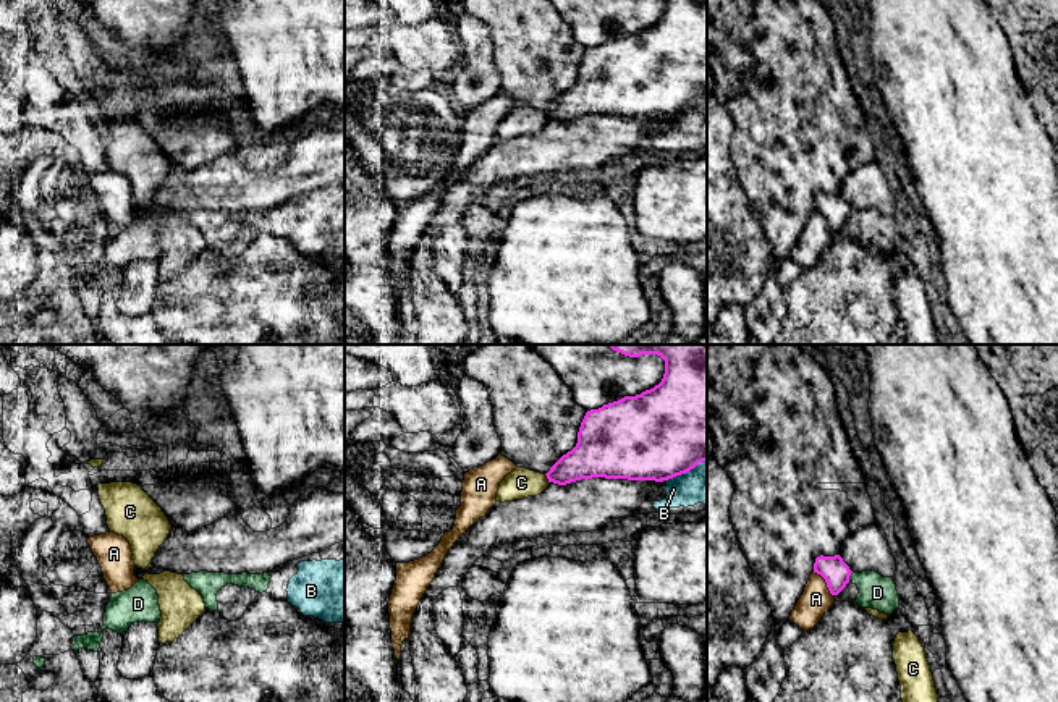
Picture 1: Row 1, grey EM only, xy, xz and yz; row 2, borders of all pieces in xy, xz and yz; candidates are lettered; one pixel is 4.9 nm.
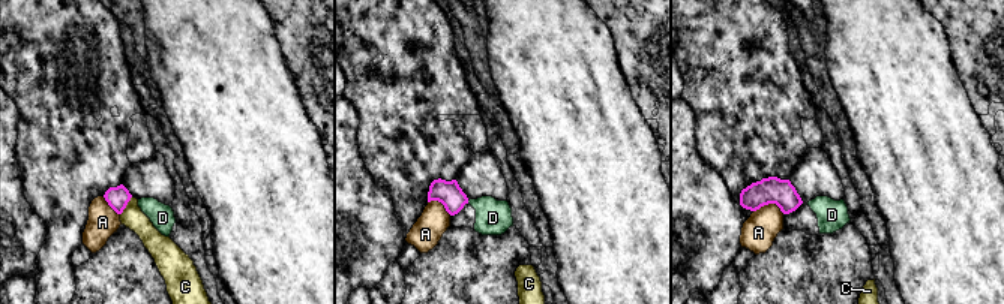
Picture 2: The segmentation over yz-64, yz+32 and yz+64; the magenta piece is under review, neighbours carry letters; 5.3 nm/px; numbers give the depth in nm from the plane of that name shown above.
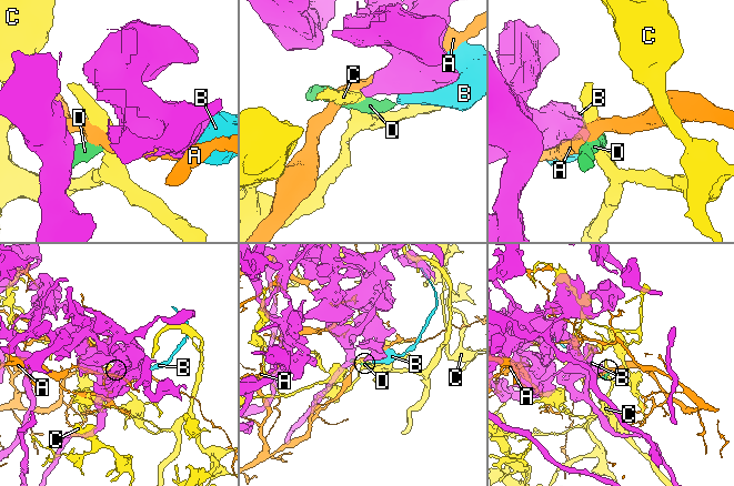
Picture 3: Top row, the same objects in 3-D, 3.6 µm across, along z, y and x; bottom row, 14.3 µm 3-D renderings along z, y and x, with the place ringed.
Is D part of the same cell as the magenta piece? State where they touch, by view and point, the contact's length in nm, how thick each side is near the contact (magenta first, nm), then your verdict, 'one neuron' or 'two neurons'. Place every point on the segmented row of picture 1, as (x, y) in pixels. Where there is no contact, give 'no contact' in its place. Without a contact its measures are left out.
yz (850, 575) | 60 nm | 140/170 nm | two neurons

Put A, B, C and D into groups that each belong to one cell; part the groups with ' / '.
A / B D / C

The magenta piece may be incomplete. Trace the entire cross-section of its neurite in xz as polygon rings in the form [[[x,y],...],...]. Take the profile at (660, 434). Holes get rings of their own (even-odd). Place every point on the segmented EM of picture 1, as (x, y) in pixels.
[[[608,345],[629,357],[657,354],[665,361],[658,385],[586,412],[576,446],[545,474],[548,482],[566,485],[581,479],[605,477],[663,482],[707,461],[707,345]]]

